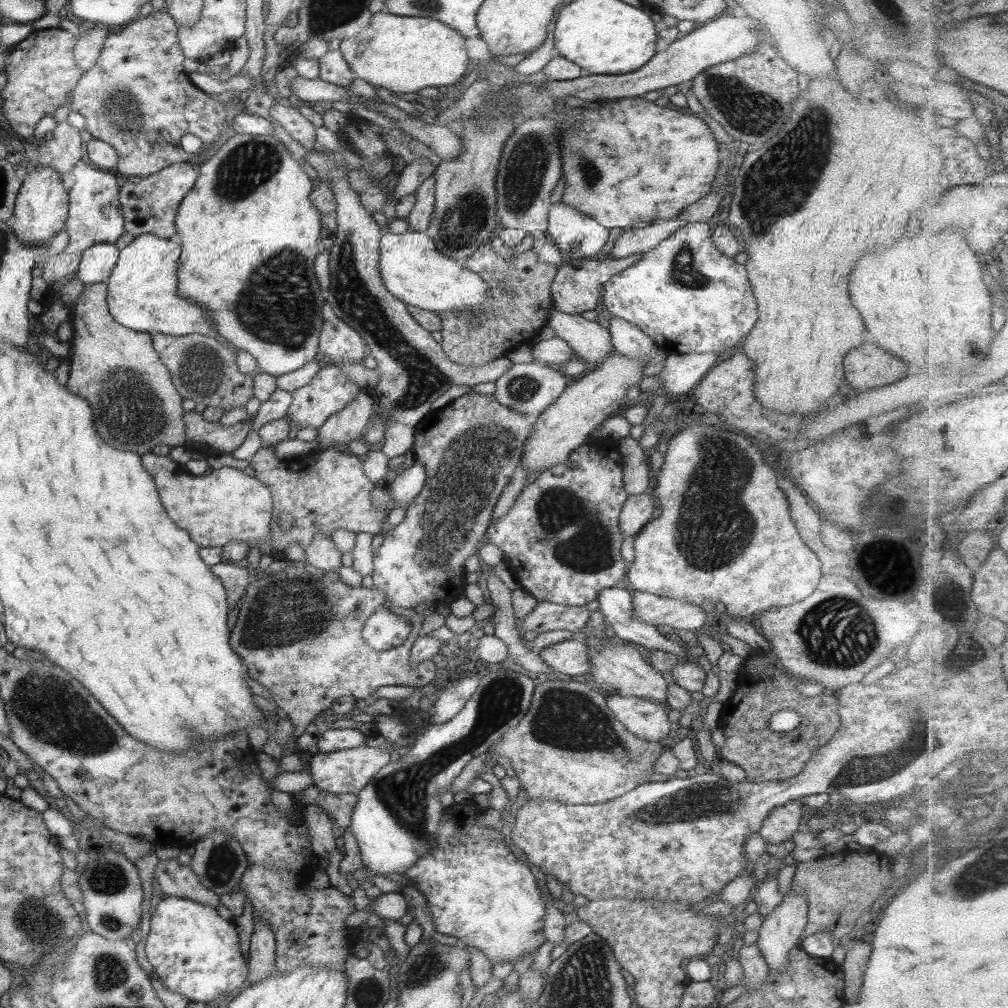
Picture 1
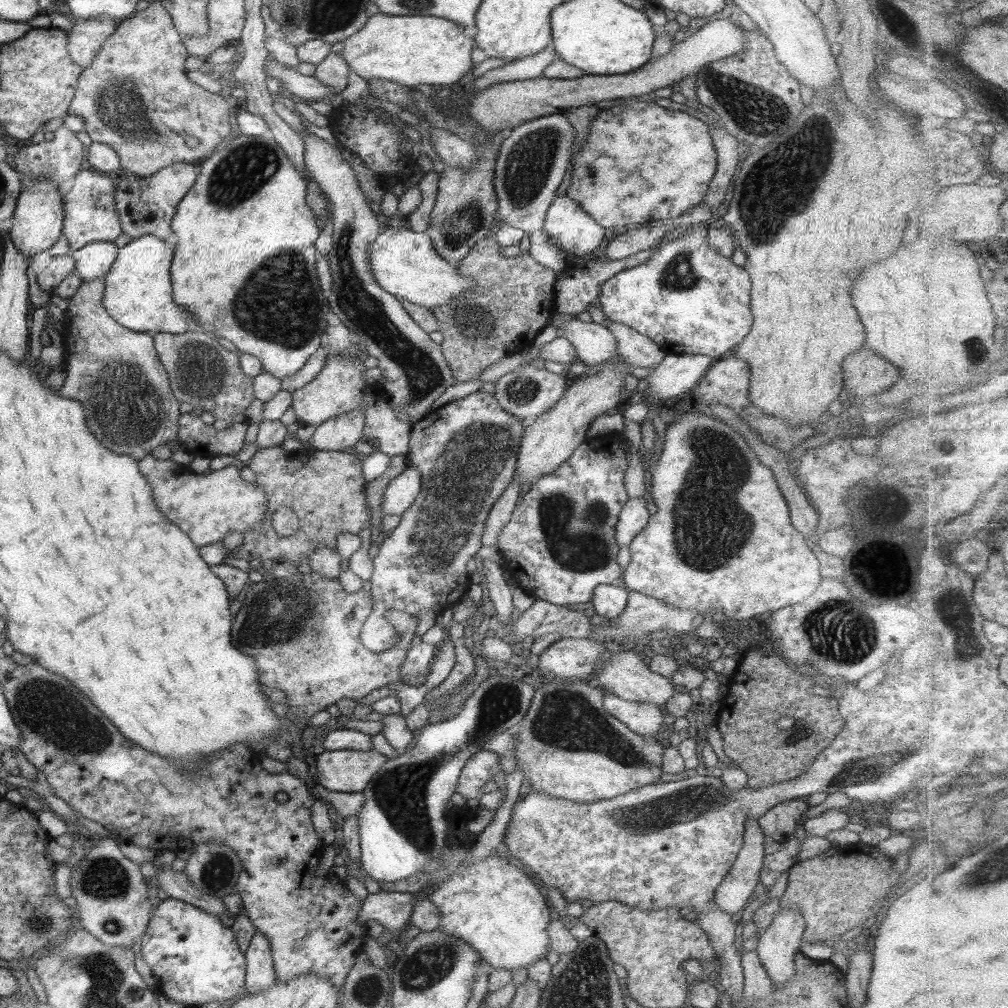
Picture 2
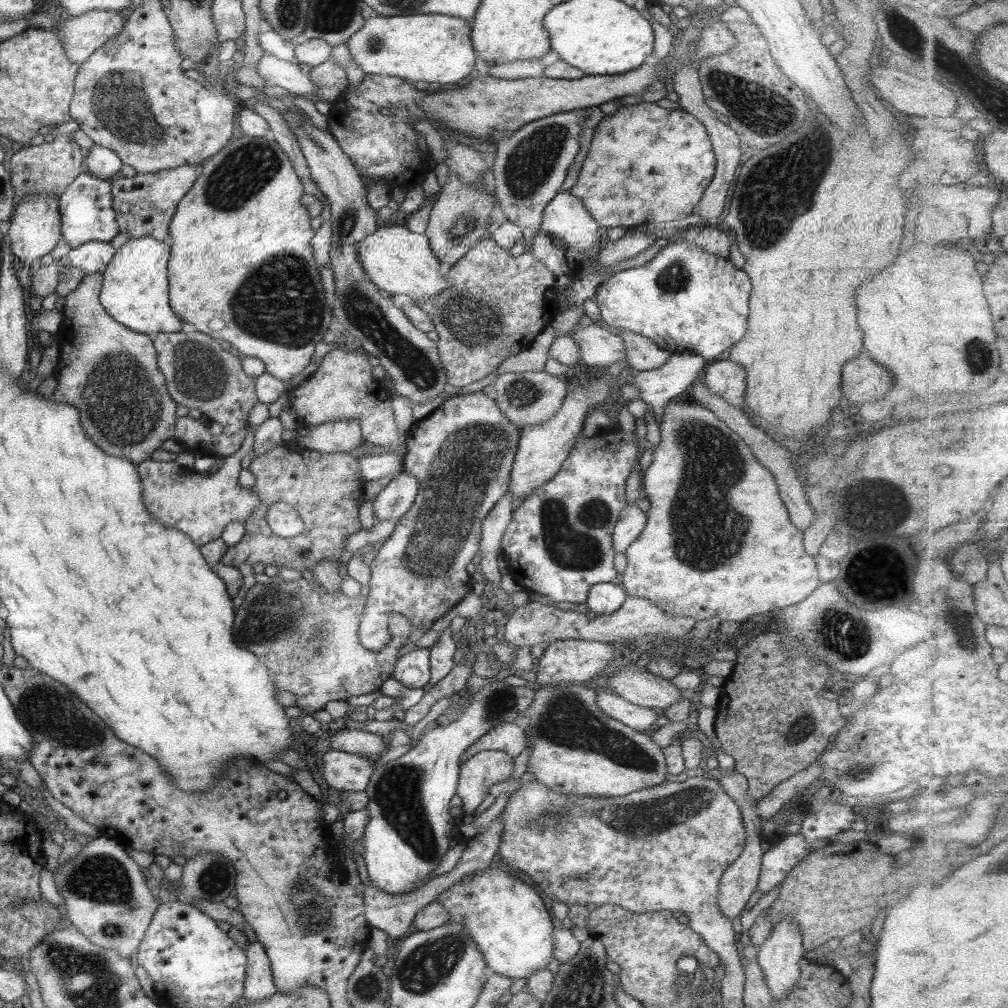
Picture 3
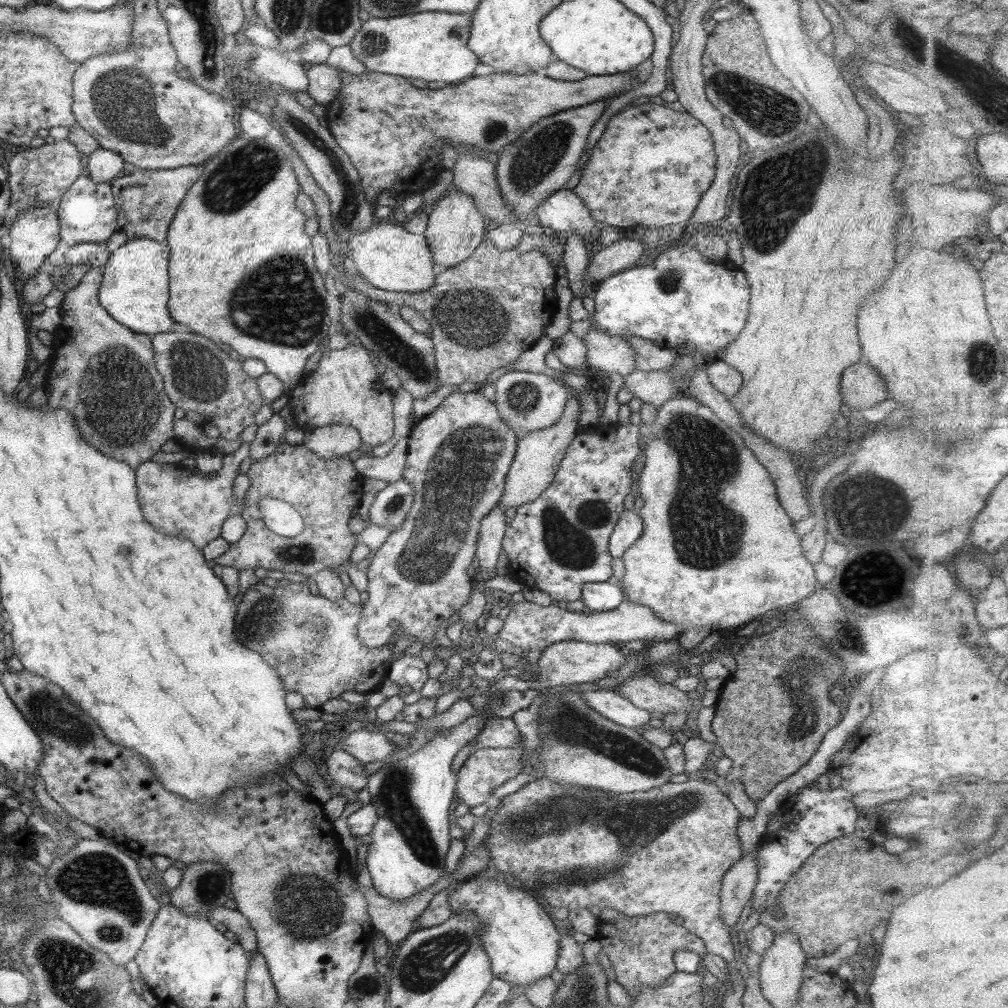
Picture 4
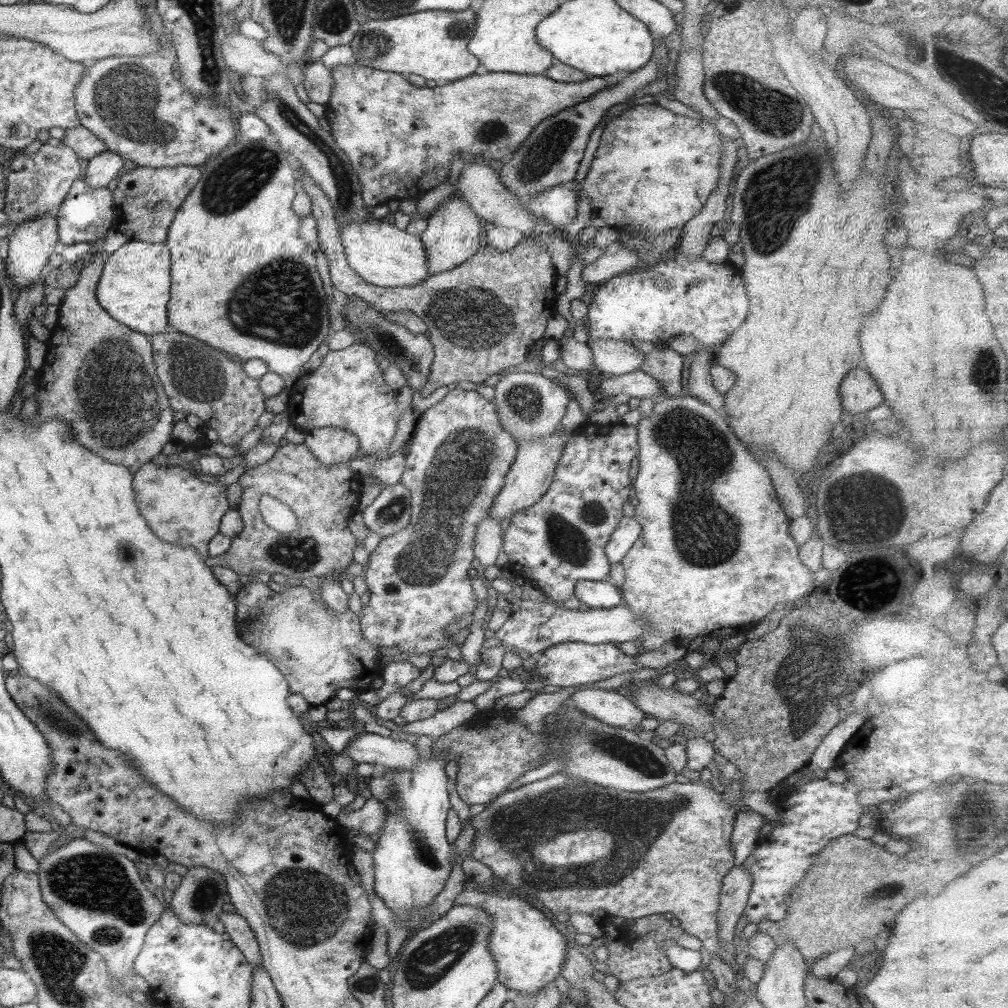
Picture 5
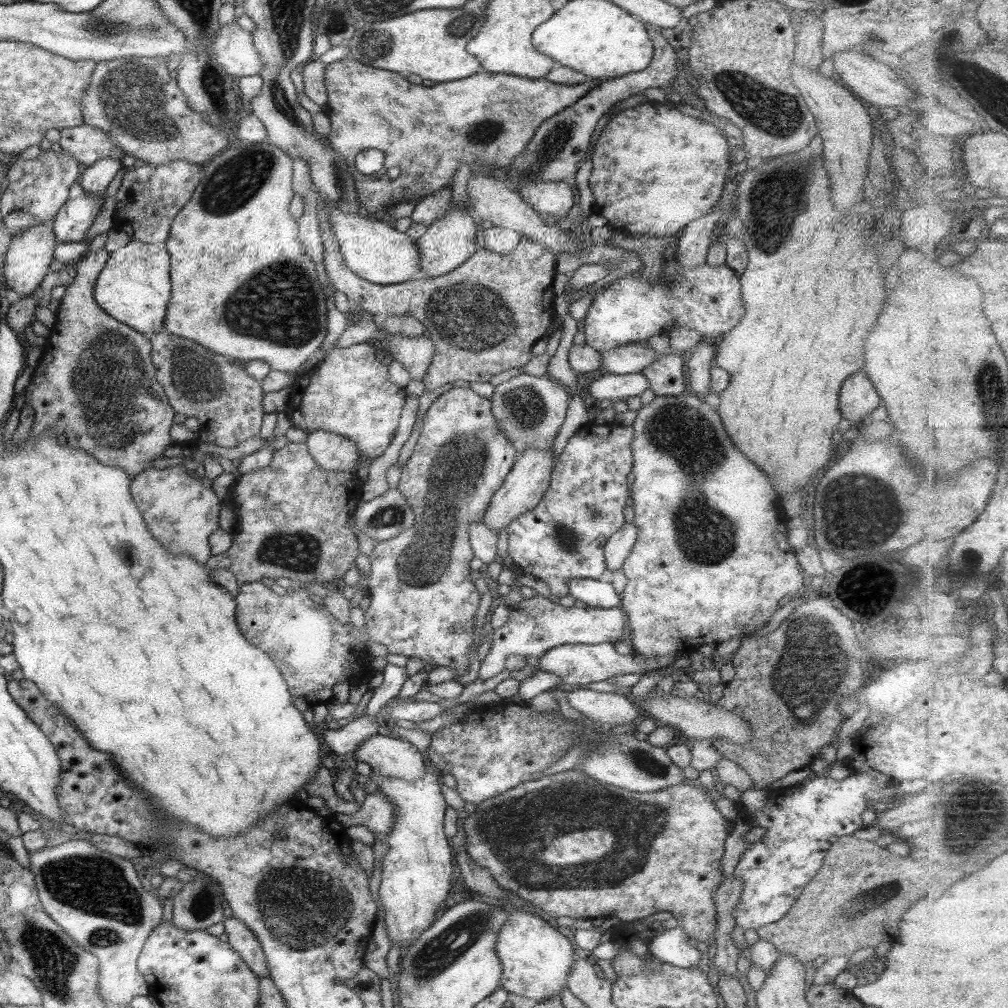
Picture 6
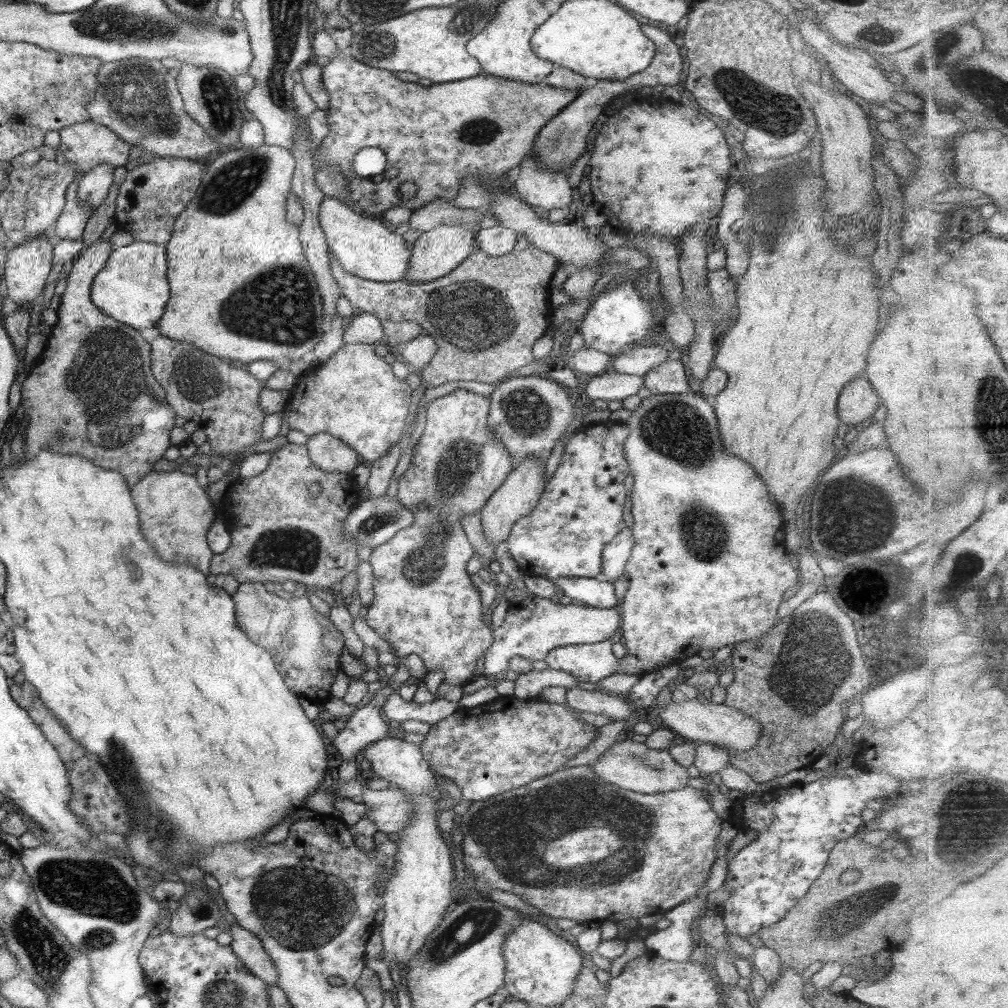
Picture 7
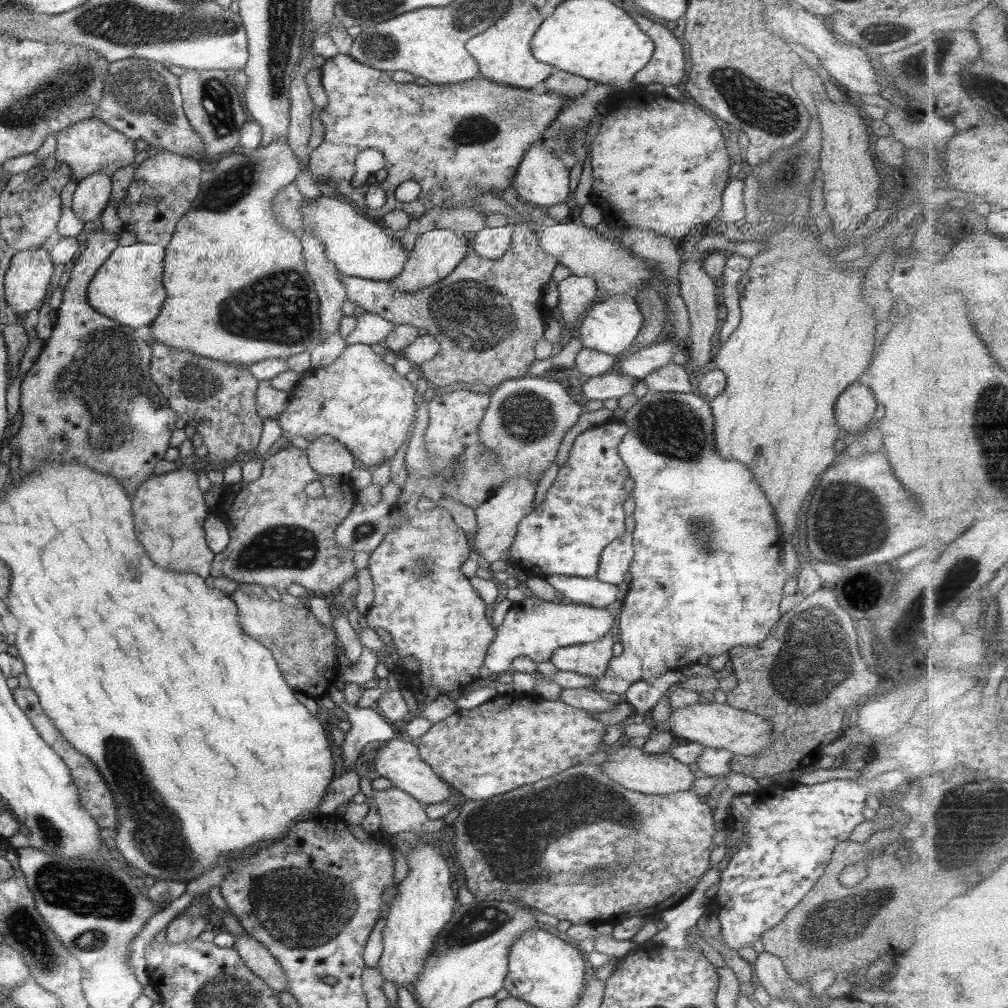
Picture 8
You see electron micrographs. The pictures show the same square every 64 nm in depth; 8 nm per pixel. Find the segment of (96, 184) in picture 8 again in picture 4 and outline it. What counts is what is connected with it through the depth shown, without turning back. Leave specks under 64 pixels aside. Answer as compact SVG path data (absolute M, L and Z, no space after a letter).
M97 147L87 158L87 177L93 183L111 183L122 168L122 158L106 148Z

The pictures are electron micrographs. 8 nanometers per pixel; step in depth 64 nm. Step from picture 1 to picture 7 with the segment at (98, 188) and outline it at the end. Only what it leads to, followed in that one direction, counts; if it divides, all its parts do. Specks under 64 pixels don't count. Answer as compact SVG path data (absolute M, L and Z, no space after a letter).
M77 180L67 184L65 204L55 221L55 234L59 238L76 239L81 236L85 222L91 215L87 203L79 203L77 199Z

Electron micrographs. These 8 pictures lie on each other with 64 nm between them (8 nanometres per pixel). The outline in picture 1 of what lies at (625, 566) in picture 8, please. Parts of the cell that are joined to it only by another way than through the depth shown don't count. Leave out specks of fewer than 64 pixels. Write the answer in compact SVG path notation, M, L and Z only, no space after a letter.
M650 489L638 495L628 495L618 516L621 538L635 536L650 521L653 501L654 496Z

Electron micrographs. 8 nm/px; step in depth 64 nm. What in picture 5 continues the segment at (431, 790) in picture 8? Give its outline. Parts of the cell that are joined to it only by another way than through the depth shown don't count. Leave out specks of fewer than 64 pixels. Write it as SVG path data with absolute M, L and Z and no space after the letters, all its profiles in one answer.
M359 731L353 741L347 743L342 754L351 758L356 764L367 763L383 767L385 772L388 770L412 769L418 759L418 748L411 744L411 740L401 741L394 740L390 737L384 737L375 733Z

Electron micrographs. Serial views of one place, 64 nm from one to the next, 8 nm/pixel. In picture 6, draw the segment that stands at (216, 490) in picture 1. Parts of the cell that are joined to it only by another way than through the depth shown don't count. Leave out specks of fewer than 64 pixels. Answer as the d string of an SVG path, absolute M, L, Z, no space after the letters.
M151 466L131 479L130 495L141 513L147 531L157 539L162 548L168 551L168 554L189 555L197 563L205 566L211 556L207 536L218 528L217 512L221 508L221 502L215 498L215 490L211 490L209 483L206 483L205 480L198 481L188 467L175 466L156 470Z

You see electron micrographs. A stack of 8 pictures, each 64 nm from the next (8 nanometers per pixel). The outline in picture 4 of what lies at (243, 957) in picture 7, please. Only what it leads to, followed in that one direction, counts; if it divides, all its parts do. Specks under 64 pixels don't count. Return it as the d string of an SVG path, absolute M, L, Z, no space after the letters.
M223 905L209 909L209 919L212 922L221 922L235 935L235 940L244 954L248 957L253 955L253 951L257 951L255 933L247 922L247 919L237 912L236 909L227 909Z

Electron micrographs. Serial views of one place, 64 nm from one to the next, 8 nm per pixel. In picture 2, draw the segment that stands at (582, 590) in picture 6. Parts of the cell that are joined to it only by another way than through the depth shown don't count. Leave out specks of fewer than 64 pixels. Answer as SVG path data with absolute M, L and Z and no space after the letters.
M599 584L593 588L591 604L594 614L607 620L617 618L627 604L628 590L612 584Z

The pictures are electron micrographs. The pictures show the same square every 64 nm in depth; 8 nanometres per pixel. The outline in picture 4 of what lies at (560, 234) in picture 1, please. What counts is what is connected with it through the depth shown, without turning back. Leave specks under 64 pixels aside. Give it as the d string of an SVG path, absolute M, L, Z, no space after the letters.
M565 187L555 190L551 196L541 200L541 204L535 208L537 223L550 232L569 232L573 230L579 233L579 238L587 240L591 234L591 228L595 227L595 221L590 217L590 212L583 206L582 200L572 191Z

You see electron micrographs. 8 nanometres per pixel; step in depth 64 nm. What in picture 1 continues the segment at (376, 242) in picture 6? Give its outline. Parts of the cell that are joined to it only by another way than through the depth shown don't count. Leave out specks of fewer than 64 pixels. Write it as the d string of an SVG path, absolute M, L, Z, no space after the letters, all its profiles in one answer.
M407 230L400 234L384 233L379 238L377 260L382 284L387 292L404 305L431 313L468 312L488 298L488 285L474 272L441 254L425 231Z

